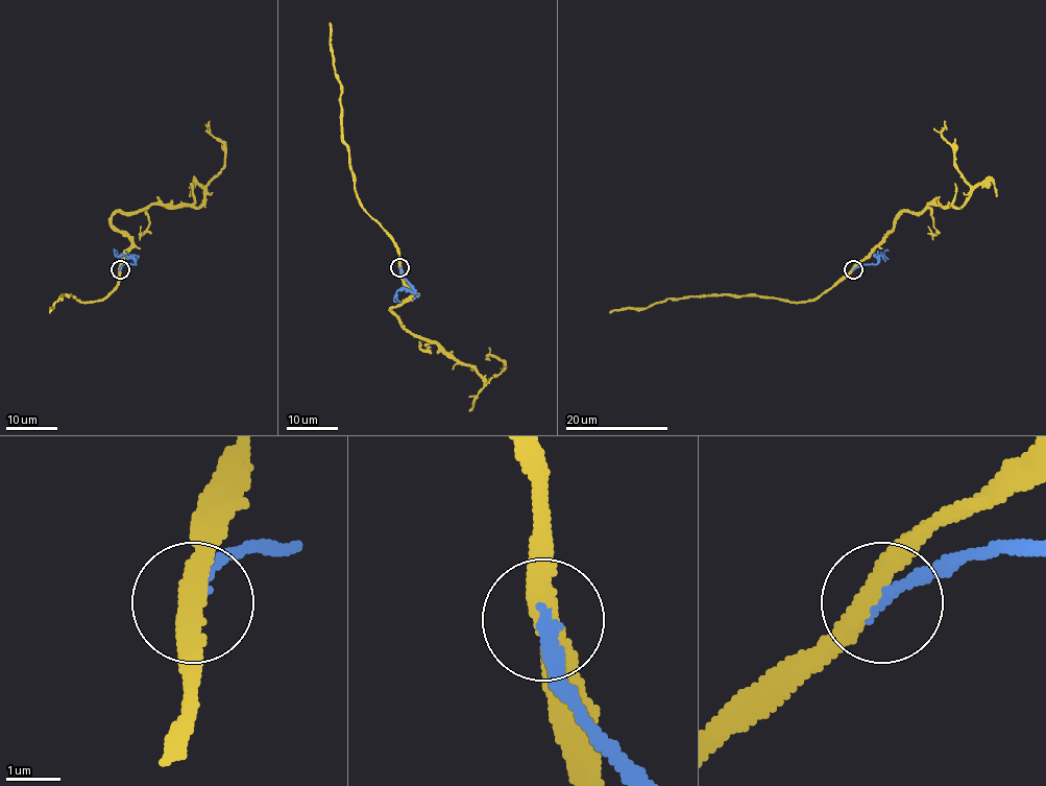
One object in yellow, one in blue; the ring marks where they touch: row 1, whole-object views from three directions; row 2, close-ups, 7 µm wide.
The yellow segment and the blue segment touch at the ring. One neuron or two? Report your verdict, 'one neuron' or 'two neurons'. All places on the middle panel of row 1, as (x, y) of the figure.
two neurons

